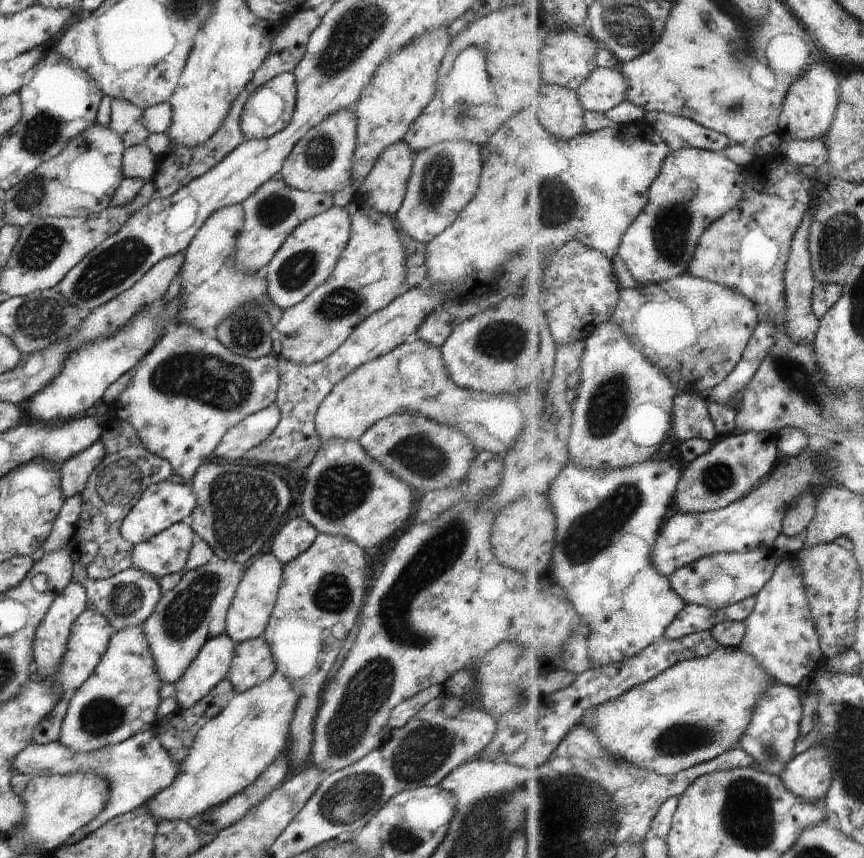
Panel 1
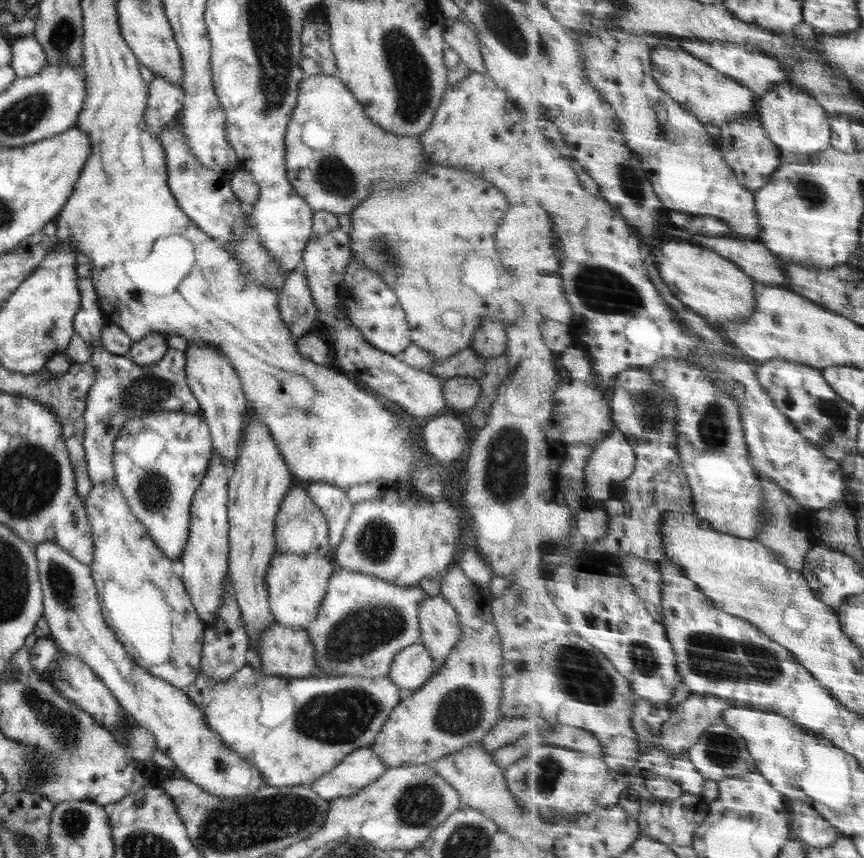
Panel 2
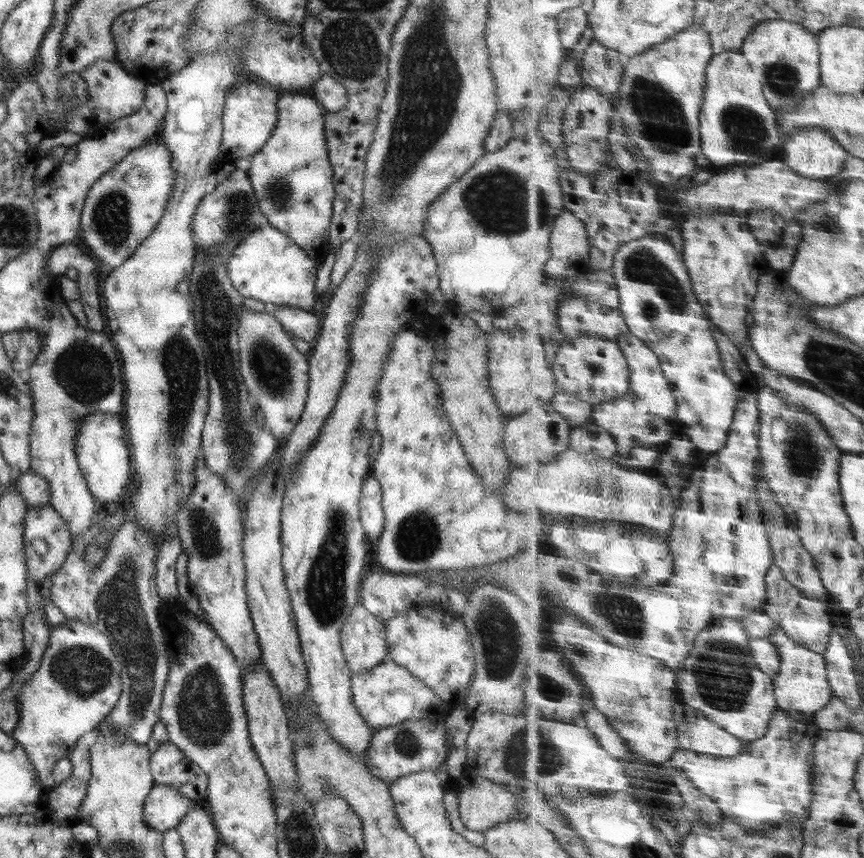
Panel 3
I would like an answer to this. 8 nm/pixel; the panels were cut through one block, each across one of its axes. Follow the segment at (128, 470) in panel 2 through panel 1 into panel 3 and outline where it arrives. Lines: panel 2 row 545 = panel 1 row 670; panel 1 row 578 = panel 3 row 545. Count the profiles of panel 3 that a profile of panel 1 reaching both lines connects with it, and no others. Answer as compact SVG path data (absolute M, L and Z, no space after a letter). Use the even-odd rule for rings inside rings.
M209 474L206 480L201 480L193 486L191 494L178 506L174 524L177 525L176 535L181 544L181 552L187 555L186 579L190 589L197 597L199 606L204 612L204 620L210 629L225 643L229 652L239 660L243 671L252 671L260 664L260 648L252 627L252 620L246 605L245 573L243 564L242 520L241 510L233 492L223 484L223 480L215 474Z

